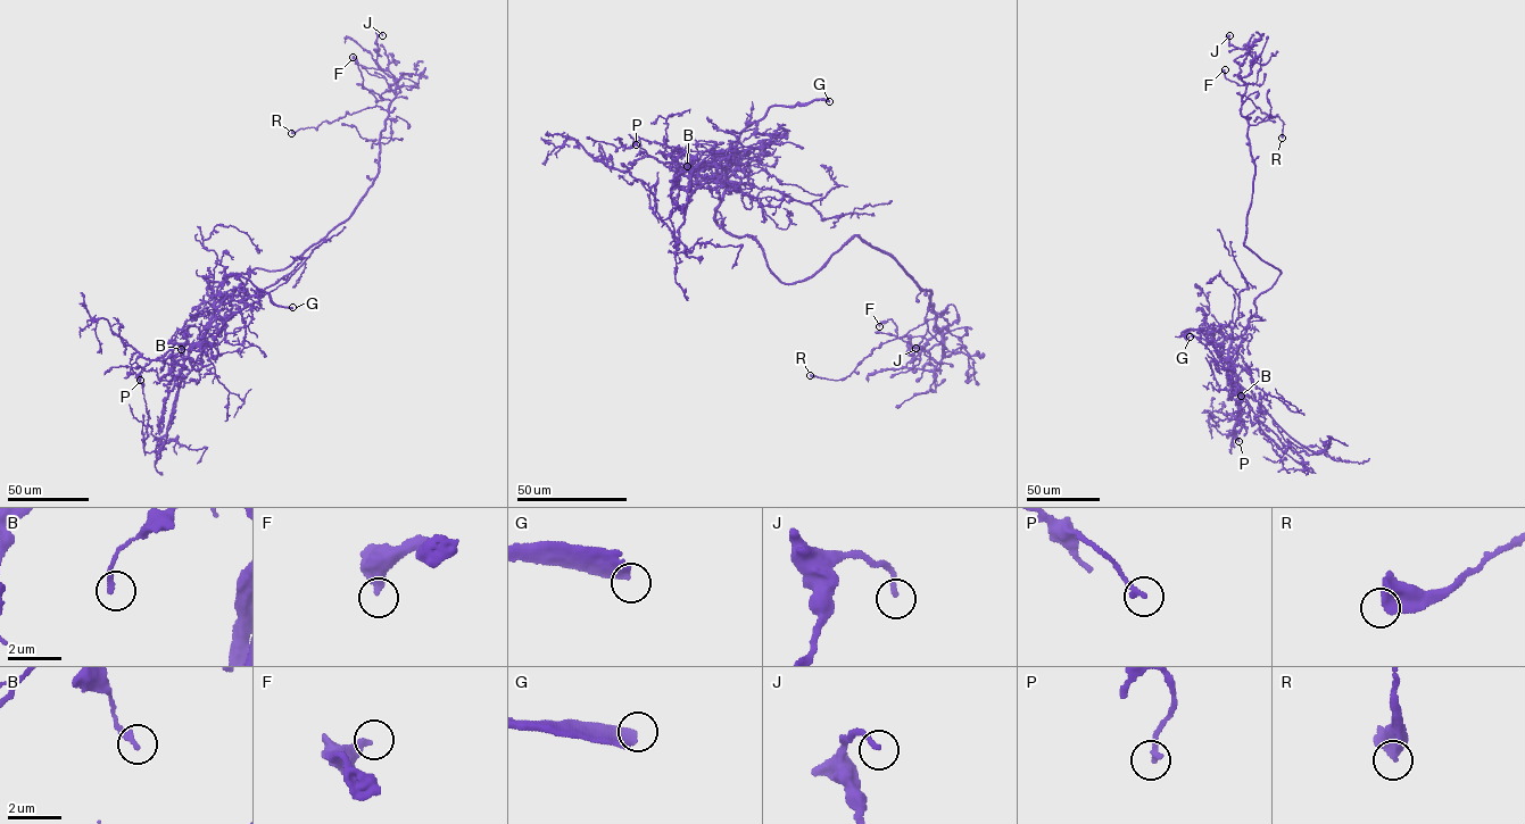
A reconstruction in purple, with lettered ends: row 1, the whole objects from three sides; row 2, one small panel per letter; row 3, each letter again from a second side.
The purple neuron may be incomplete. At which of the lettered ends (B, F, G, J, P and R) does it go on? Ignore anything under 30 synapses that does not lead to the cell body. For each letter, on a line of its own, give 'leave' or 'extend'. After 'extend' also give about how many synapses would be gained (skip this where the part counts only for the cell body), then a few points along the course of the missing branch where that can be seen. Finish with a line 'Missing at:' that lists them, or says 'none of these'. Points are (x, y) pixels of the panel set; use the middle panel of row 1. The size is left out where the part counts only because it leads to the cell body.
B: leave
F: leave
G: extend; course (829, 101), (891, 99)
J: leave
P: leave
R: leave
Missing at: G

